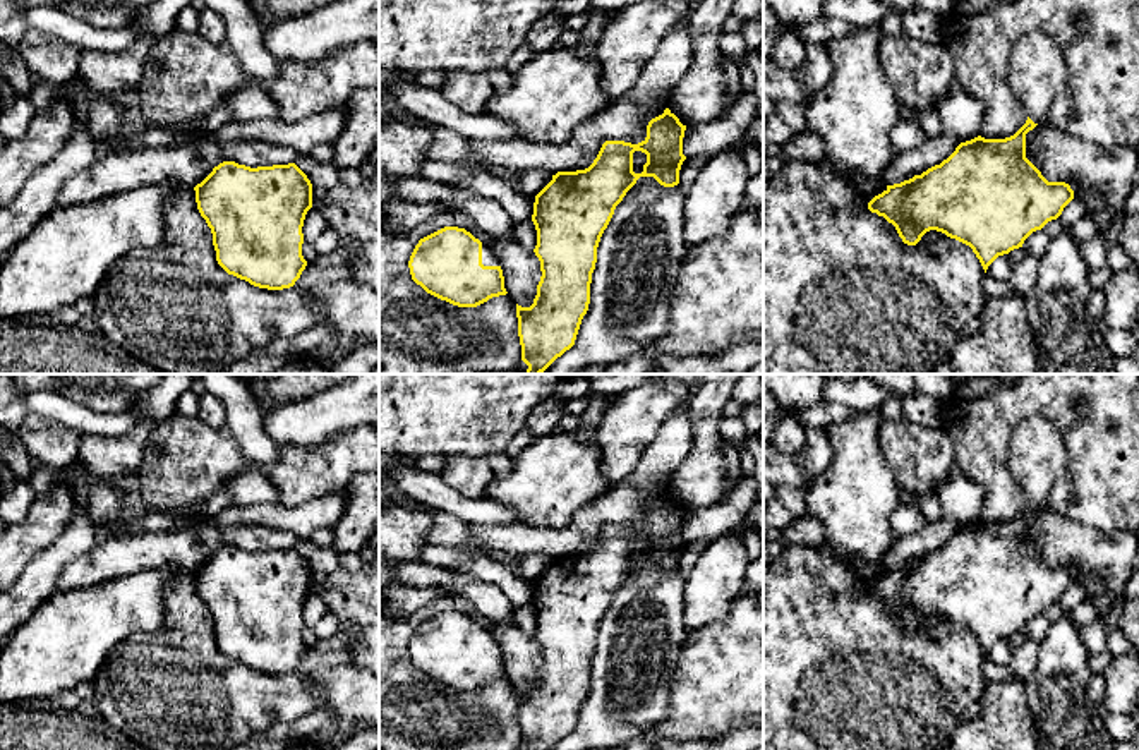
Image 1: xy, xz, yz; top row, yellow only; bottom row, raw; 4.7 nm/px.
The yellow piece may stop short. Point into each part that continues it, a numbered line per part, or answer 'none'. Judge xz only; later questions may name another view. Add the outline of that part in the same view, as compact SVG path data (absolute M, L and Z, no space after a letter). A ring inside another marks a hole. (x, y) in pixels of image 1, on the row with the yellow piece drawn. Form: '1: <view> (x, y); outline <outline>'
1: xz (489, 258); outline M482 244L482 264L484 266L501 266L497 256L494 254L492 247Z

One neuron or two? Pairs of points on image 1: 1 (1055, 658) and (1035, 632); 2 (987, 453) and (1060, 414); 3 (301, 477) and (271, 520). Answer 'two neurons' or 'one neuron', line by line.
1: two neurons
2: one neuron
3: two neurons

